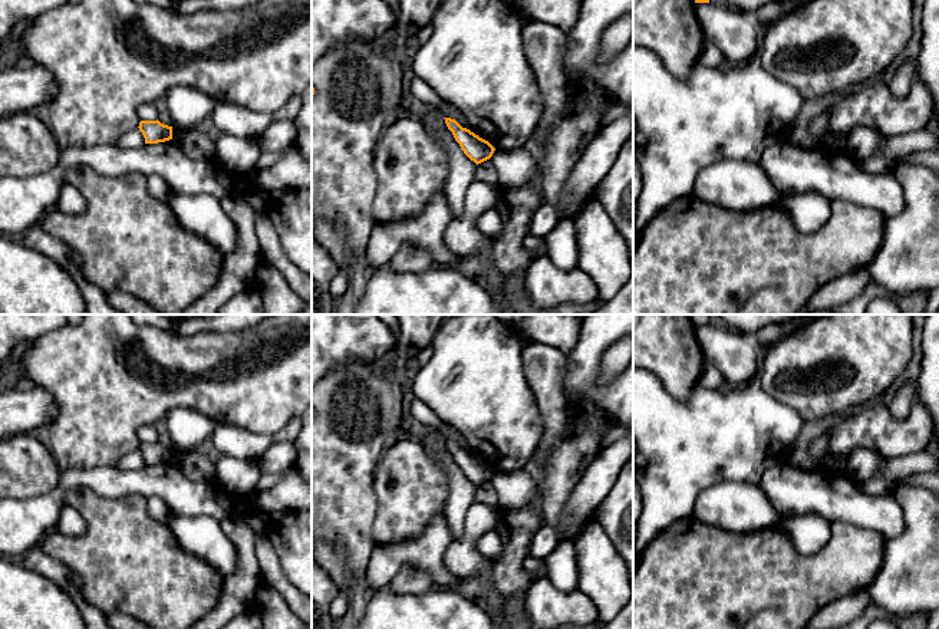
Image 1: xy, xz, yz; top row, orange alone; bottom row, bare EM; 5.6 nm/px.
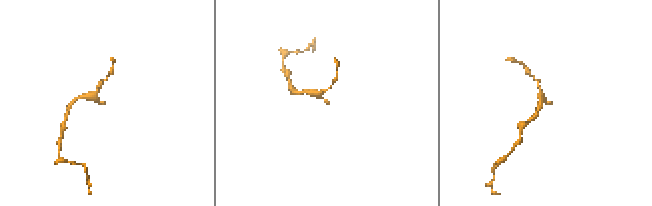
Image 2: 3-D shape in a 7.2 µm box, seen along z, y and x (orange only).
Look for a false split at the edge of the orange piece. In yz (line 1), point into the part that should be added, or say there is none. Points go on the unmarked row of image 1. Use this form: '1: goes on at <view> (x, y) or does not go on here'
1: does not go on here

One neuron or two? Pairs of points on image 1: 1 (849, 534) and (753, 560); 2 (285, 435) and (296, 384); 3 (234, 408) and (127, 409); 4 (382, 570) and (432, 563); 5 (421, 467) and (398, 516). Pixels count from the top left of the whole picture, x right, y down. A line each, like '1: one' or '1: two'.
1: one
2: two
3: one
4: one
5: one

